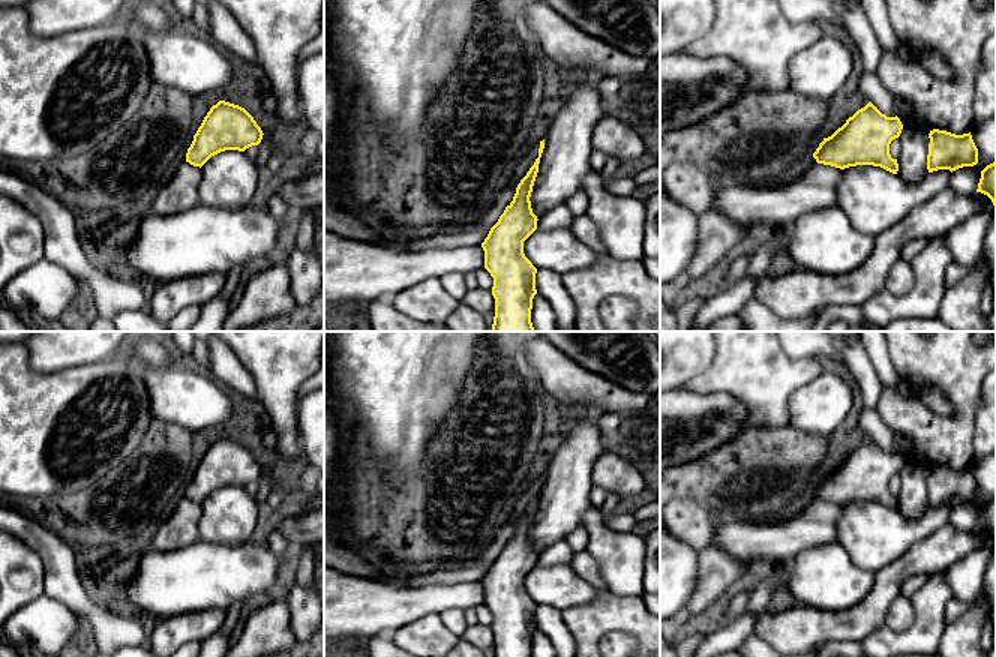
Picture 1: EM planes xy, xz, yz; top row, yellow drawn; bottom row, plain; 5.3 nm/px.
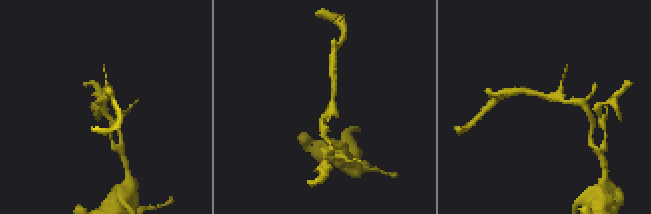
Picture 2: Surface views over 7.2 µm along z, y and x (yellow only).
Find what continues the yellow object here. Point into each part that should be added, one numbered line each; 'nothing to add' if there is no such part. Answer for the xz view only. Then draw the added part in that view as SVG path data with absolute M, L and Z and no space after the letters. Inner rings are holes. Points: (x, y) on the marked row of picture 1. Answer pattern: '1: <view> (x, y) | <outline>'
1: xz (491, 216) | M537 142L530 153L519 162L514 174L510 178L510 183L506 189L496 196L495 202L484 212L484 214L472 224L459 224L459 225L444 225L444 234L471 231L471 230L490 230L504 213L506 207L510 206L516 194L516 188L520 180L526 176L530 168L534 165L538 158L540 142Z

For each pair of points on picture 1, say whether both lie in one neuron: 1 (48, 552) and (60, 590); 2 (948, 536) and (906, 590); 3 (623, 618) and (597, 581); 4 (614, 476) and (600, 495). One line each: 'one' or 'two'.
1: one
2: two
3: two
4: two

